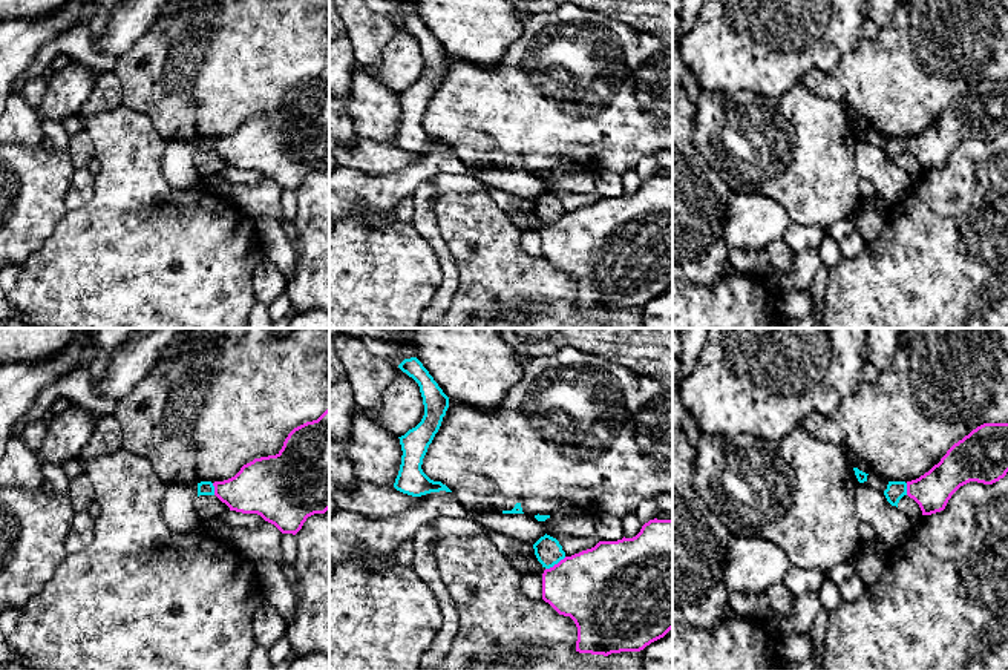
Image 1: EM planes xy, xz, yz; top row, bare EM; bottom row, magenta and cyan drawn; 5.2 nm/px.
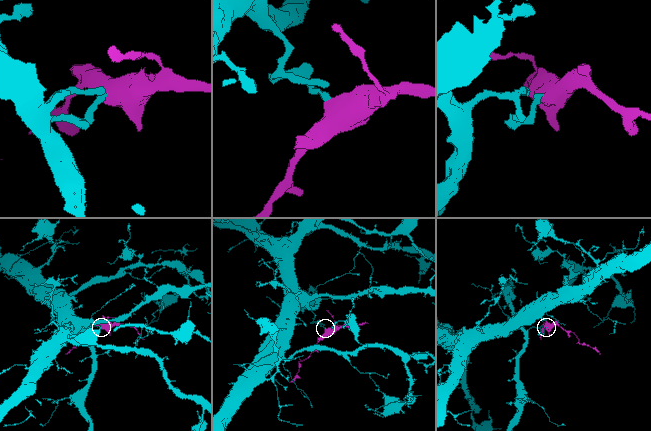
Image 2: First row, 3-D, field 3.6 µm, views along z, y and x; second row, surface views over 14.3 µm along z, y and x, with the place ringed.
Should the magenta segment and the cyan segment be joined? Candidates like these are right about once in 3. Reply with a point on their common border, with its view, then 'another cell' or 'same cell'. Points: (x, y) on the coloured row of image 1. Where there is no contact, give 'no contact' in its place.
contact xz (555, 564); another cell

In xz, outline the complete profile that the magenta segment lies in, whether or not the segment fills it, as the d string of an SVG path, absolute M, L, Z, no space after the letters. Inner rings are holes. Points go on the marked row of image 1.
M650 520L633 538L617 541L599 541L594 547L565 557L558 564L545 569L542 573L542 599L548 603L559 615L570 616L578 627L576 652L604 655L620 652L640 652L651 642L663 638L673 629L673 520Z

